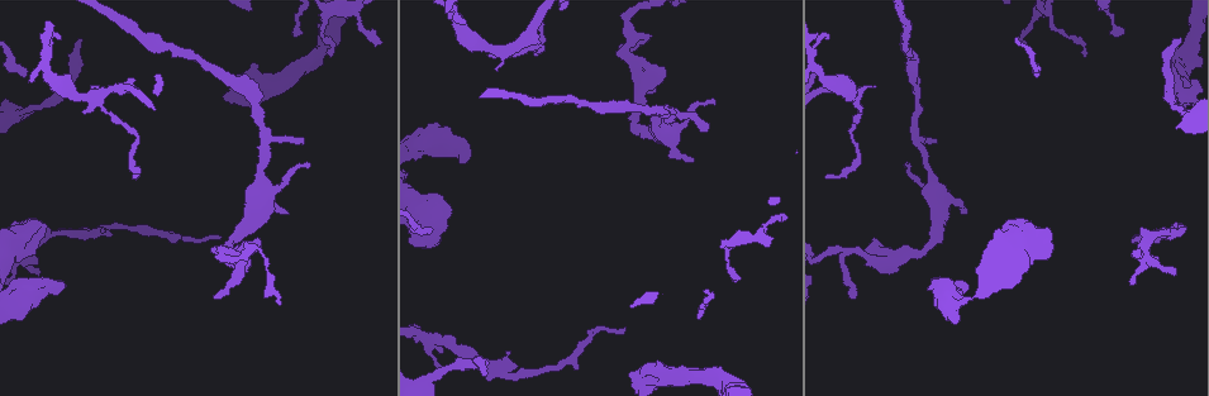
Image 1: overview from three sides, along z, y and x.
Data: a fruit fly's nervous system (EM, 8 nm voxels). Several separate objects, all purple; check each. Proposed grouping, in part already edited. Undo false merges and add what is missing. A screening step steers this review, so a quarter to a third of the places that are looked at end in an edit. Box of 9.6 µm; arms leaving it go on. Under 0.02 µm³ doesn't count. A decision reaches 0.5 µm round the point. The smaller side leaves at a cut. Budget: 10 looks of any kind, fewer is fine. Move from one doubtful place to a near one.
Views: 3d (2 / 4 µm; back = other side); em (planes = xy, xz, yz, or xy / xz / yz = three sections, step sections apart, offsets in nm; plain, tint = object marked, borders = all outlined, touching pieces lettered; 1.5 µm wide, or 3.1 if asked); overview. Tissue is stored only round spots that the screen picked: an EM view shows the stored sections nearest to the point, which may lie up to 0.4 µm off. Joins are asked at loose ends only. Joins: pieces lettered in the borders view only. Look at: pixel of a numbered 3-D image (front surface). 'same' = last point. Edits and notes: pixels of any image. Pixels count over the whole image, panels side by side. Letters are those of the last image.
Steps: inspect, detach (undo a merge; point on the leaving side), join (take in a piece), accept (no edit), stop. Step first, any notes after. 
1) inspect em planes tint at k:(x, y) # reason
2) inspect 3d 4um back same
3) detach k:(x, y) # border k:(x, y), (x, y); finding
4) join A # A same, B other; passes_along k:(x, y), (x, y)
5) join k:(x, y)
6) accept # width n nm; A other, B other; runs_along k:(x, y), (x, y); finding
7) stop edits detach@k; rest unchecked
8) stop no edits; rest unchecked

inspect em xy step 8 borders at 1:(423, 383) # calibre changes

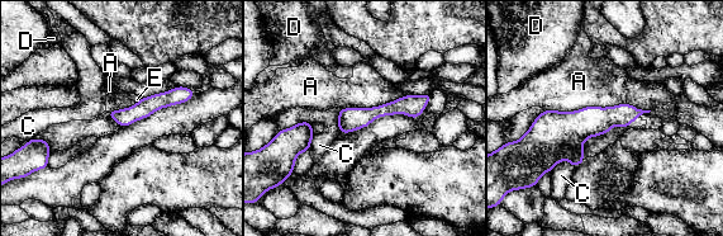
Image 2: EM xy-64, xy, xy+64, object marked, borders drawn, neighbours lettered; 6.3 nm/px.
accept # longest_contact A 650 nm; A other, C other, D other, E other; one neuron here

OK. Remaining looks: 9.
inspect em planes borders at 1:(488, 372) # an open end

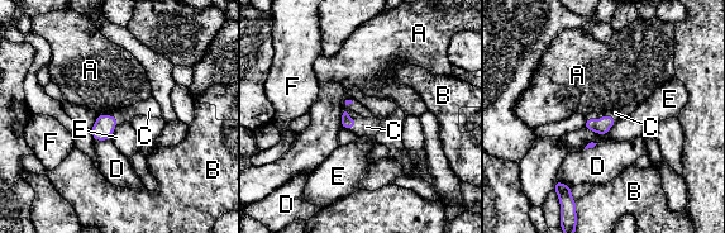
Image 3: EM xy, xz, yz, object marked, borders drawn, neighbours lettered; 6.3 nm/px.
join C # A other, B other, C same, D other, E other, F other; passes_along 3:(346, 122), (354, 119), (366, 127); it goes on there

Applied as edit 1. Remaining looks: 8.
inspect 3d 4um at 1:(133, 179) # branch stops here

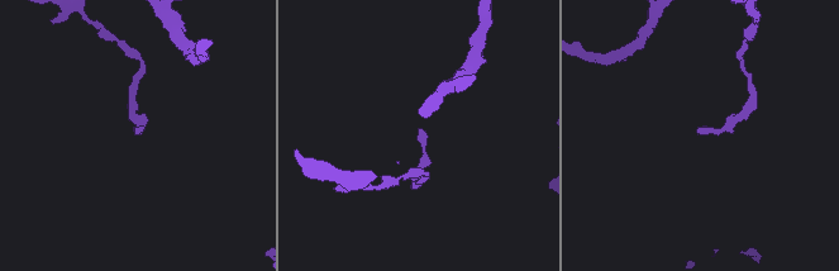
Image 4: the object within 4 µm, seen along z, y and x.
inspect em xz step 8 tint at 4:(136, 134)

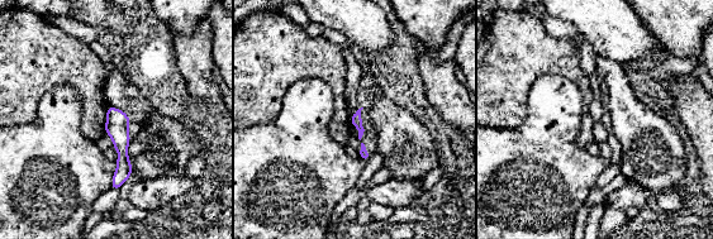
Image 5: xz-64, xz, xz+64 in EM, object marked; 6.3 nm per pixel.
inspect em yz step 4 borders same

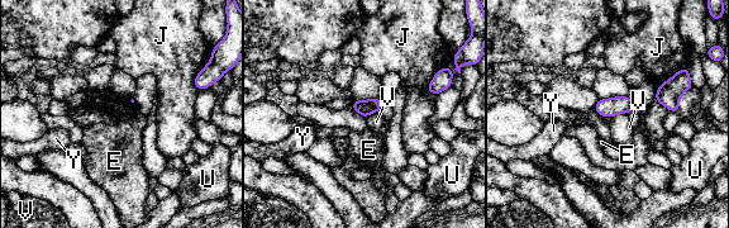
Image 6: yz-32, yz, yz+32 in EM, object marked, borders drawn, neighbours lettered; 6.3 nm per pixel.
accept # longest_contact J 180 nm; E other, J other, U other, V other, Y other; no lettered piece goes on from it

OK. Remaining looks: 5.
inspect em planes plain at 1:(52, 285) # abrupt turn

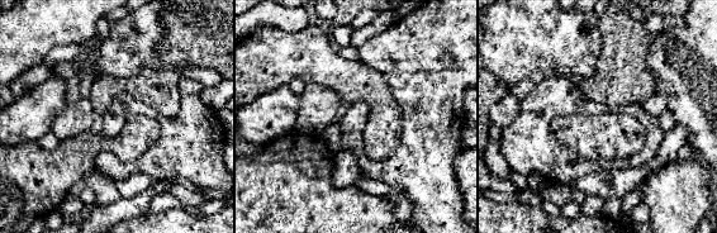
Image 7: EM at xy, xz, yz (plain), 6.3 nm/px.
inspect em planes borders same # see the neighbours

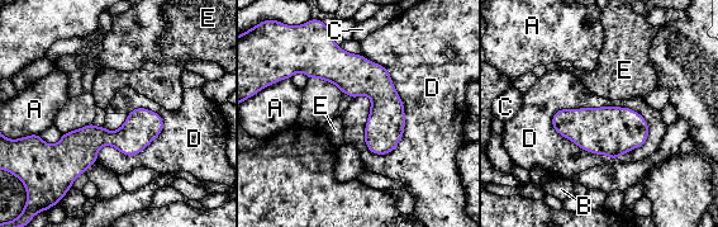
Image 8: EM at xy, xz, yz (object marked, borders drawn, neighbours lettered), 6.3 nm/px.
accept # A other, B other, C other, D other, E other; one neuron here

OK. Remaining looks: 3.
stop edits join@3; rest unchecked

